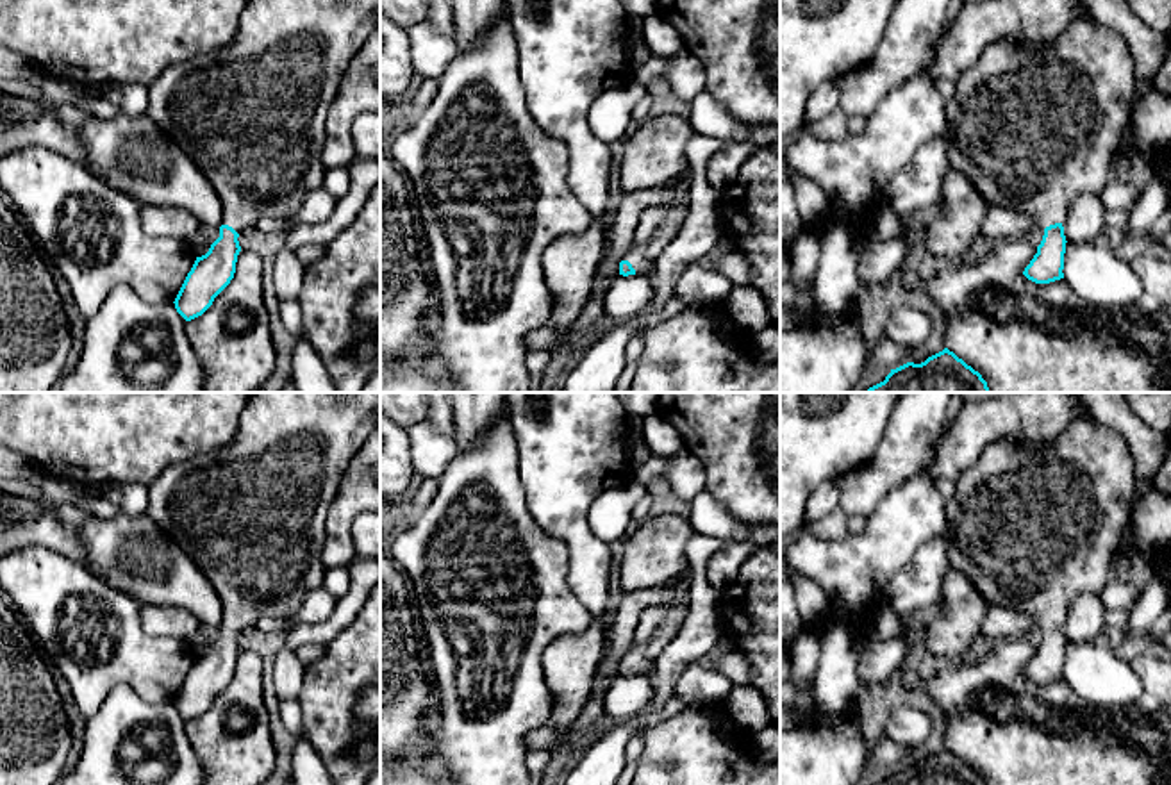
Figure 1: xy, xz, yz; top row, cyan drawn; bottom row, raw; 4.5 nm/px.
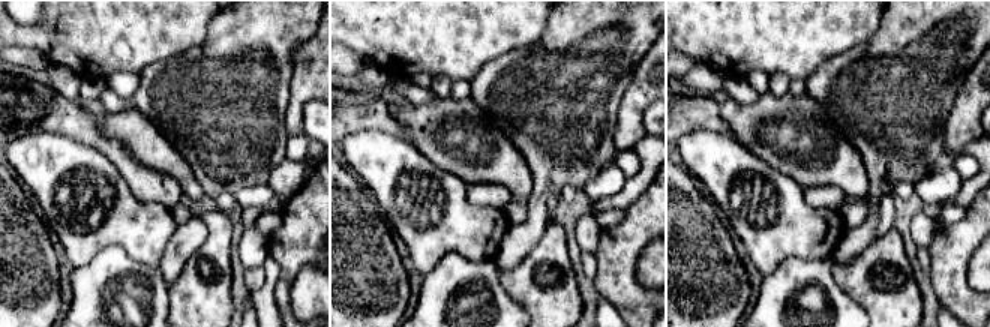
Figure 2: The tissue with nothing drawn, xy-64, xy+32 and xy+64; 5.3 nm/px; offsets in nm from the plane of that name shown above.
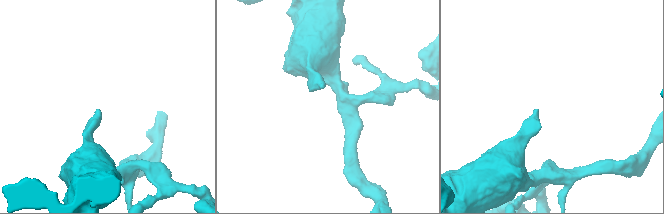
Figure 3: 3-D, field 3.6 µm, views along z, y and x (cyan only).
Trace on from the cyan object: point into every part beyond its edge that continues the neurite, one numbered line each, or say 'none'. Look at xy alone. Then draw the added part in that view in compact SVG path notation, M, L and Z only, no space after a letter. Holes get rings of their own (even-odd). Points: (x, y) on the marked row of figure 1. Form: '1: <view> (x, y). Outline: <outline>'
1: xy (252, 115). Outline: M248 0L227 46L170 66L148 86L145 112L212 184L221 203L221 225L245 234L259 219L289 218L309 193L323 186L328 109L341 75L378 20L380 0Z

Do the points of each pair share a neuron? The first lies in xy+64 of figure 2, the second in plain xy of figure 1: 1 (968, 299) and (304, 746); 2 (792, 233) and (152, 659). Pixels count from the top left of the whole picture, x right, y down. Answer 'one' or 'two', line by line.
1: two
2: one

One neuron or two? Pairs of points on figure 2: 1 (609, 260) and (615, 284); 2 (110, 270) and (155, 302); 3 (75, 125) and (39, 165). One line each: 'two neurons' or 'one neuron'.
1: one neuron
2: one neuron
3: two neurons

